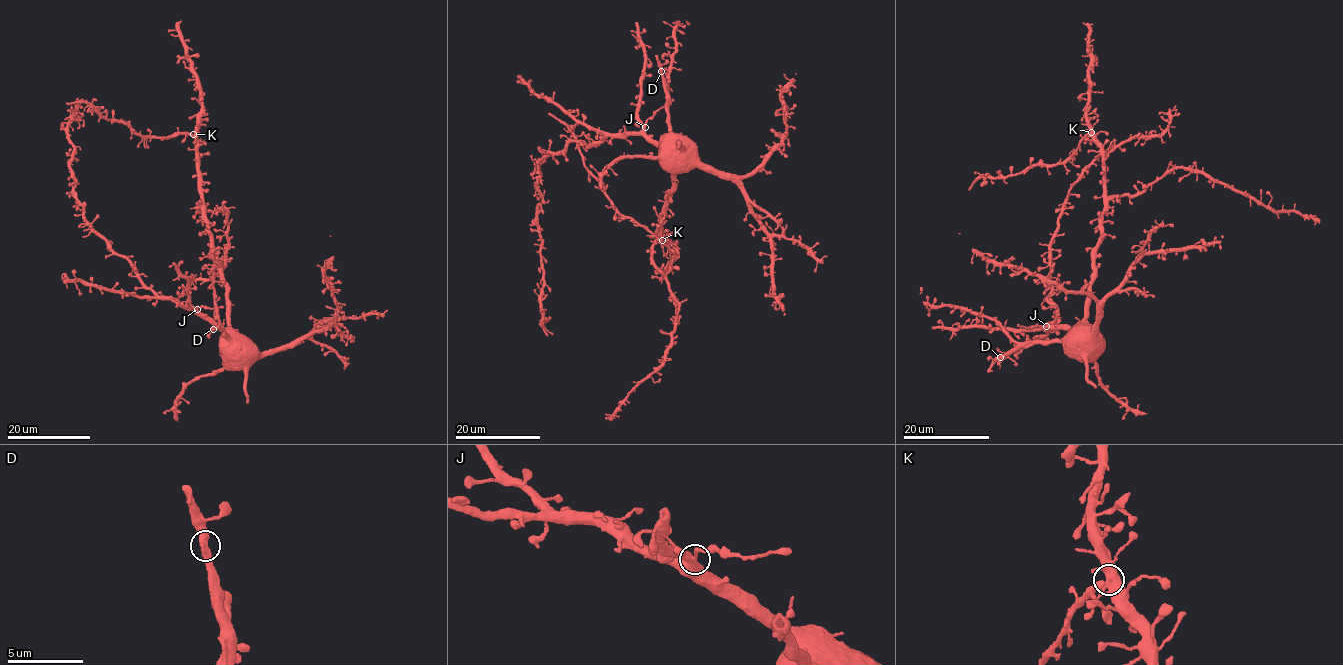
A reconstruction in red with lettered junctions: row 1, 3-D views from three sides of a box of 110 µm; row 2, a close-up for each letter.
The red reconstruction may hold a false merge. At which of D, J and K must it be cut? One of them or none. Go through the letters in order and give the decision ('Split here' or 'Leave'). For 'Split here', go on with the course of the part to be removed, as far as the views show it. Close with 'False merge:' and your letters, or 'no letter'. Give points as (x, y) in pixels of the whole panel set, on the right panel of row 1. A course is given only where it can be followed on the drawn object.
D: Leave
J: Split here. Course of the part to remove: (1046, 326), (1026, 328), (1017, 324)
K: Leave
False merge: J

